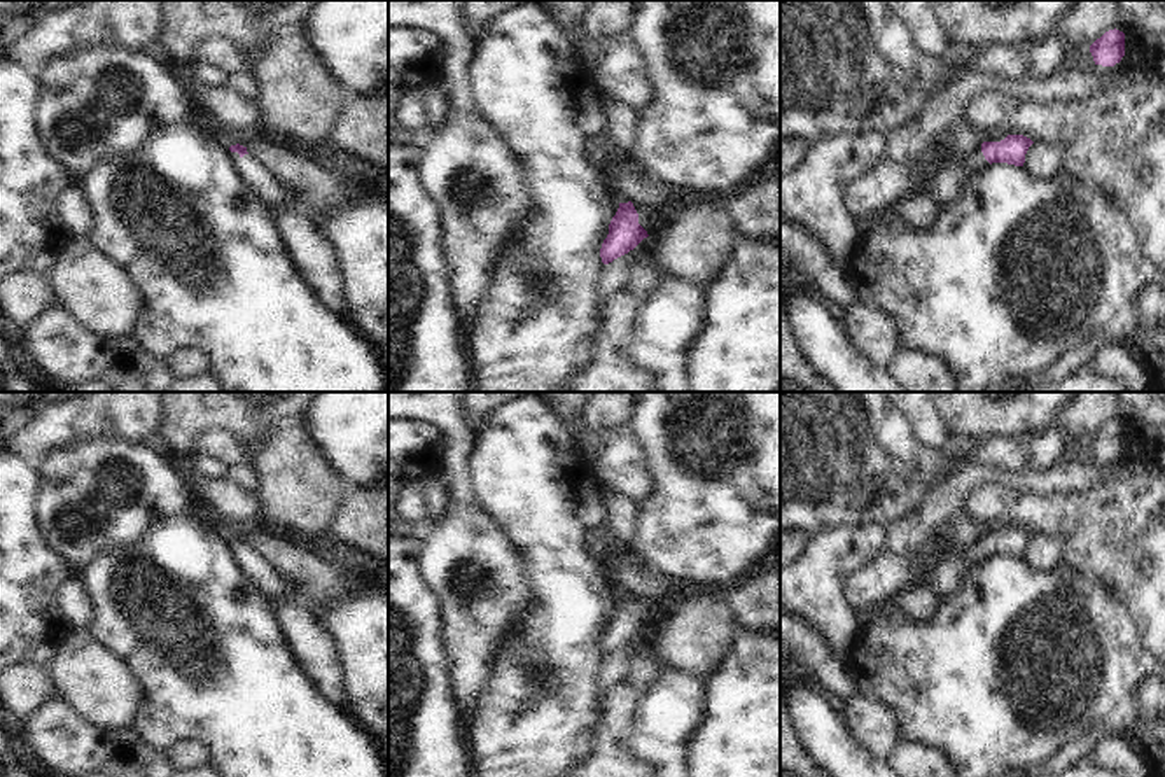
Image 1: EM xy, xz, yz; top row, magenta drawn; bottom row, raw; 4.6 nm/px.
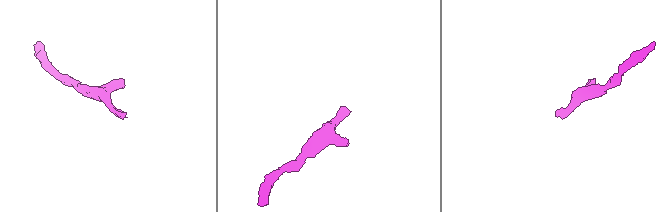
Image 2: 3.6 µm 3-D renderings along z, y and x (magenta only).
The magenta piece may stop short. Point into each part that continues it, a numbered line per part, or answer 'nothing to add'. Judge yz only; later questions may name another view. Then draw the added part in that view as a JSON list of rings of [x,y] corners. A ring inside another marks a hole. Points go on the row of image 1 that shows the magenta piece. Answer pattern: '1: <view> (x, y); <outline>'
1: yz (877, 191); [[[939,142],[904,163],[885,161],[854,178],[843,192],[845,210],[861,224],[927,189],[939,208],[953,205],[967,184],[990,163],[981,149],[967,158],[955,158]]]

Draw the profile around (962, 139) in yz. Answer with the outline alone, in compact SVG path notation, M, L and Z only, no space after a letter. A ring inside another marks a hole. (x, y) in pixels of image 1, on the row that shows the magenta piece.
M957 124L939 136L939 144L955 158L967 158L973 150L981 149L983 142L969 124Z

